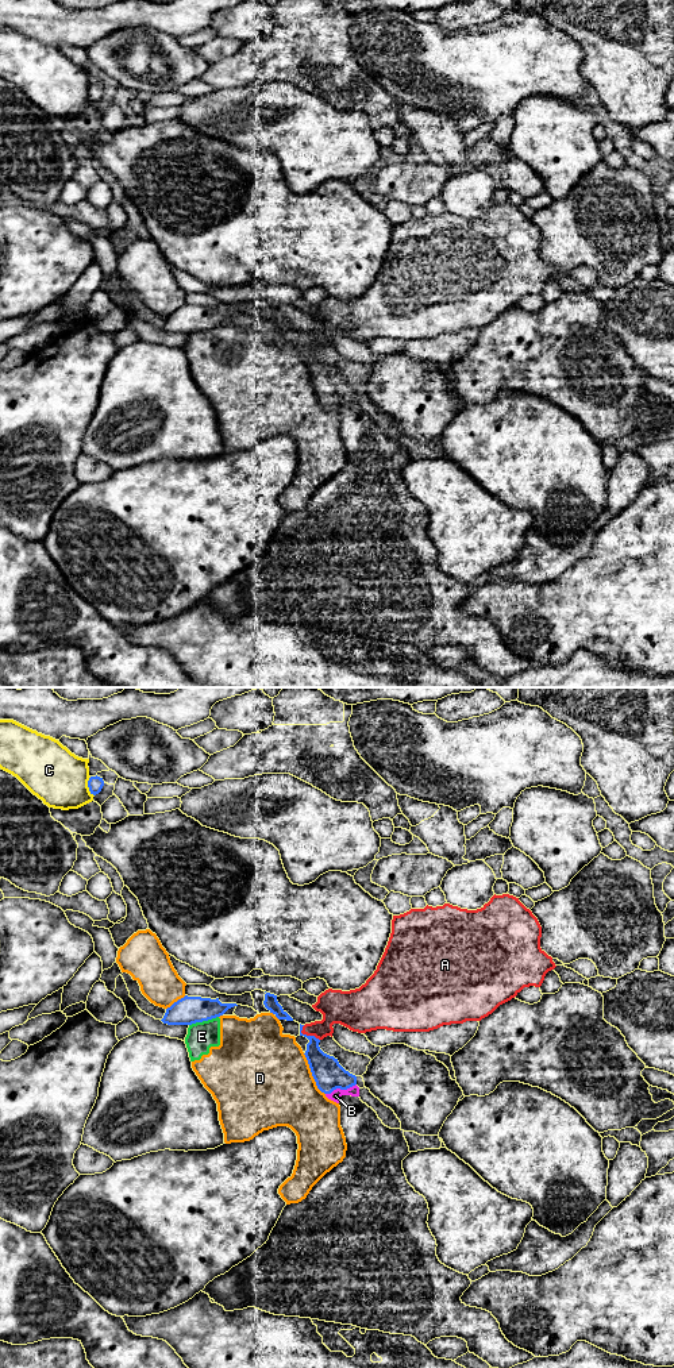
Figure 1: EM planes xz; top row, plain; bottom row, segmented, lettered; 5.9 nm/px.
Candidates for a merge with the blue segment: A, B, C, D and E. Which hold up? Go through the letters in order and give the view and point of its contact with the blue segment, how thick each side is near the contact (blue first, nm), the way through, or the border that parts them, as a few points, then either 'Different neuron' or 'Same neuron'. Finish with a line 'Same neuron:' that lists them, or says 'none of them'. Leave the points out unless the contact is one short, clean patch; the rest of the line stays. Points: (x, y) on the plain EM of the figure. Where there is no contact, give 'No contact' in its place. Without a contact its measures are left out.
A: Touches blue at xz (308, 345). Thickness 180 nm (blue) against 200 nm. Boundary: xz (301, 335), (303, 342), (314, 343), (319, 349). Different neuron
B: Touches blue at xz (341, 397). Thickness 180 nm (blue) against 70 nm. Path across: xz (328, 382), (341, 397), (335, 404). Same neuron
C: Touches blue at xz (88, 95). Thickness 90 nm (blue) against 340 nm. Different neuron
D: Touches blue at xz (312, 382). Thickness 180 nm (blue) against 500 nm. Different neuron
E: Touches blue at xz (203, 328). Thickness 170 nm (blue) against 170 nm. Different neuron
Same neuron: B

